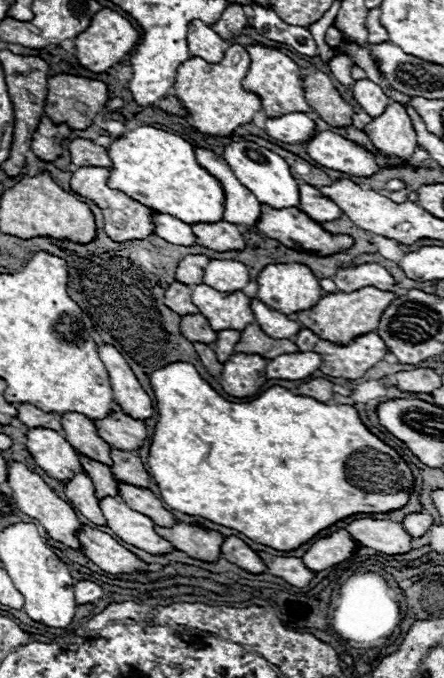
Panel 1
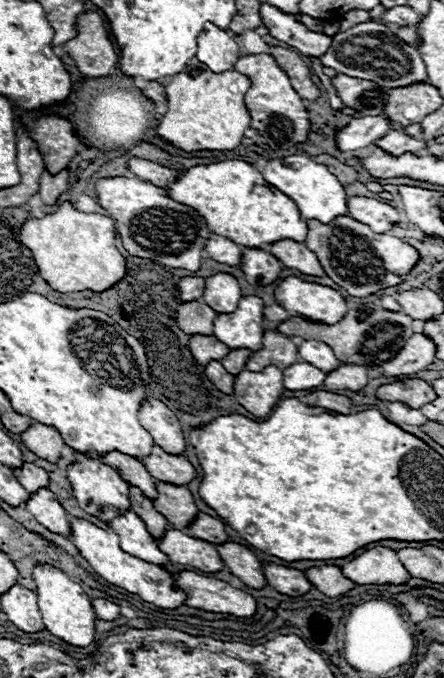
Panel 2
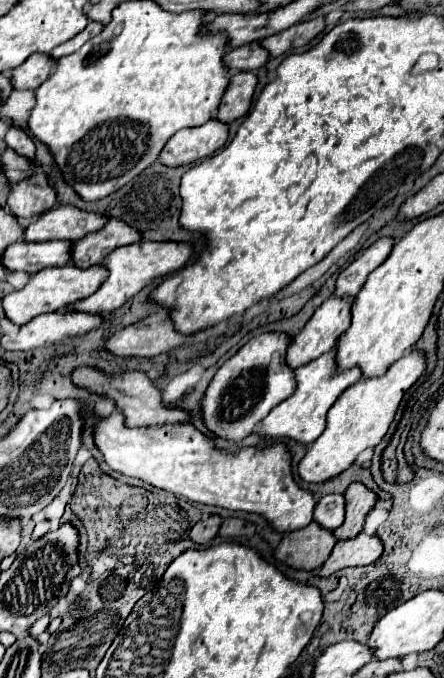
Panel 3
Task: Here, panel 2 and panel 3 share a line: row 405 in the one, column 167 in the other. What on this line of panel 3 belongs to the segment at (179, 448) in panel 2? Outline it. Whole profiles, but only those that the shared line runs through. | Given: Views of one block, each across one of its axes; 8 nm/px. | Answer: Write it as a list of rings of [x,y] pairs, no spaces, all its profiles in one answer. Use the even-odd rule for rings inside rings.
[[[212,118],[196,128],[184,128],[168,140],[160,154],[160,162],[166,166],[180,166],[208,158],[224,146],[228,140],[228,128],[230,124],[220,122],[218,118]]]

